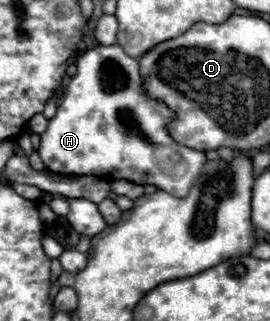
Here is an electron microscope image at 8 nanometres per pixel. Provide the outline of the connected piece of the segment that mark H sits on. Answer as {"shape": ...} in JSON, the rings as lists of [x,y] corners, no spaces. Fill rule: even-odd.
{"shape":[[[119,44],[95,46],[77,58],[77,74],[71,78],[57,114],[41,134],[37,152],[49,172],[107,180],[123,178],[187,196],[207,158],[203,152],[173,142],[167,124],[175,116],[171,108],[145,94],[137,58],[125,54]]]}

